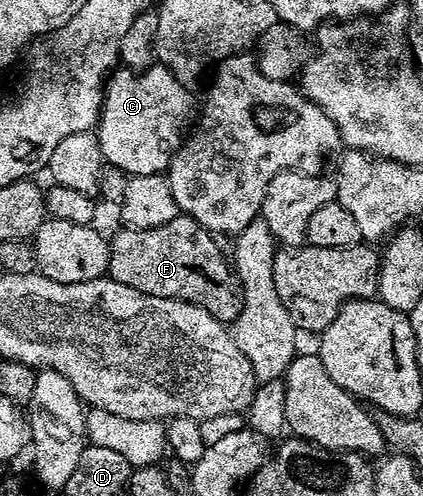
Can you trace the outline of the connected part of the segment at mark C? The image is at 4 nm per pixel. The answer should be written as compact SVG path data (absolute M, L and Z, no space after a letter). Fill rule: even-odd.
M164 64L138 71L118 68L106 82L97 124L104 160L130 176L162 174L182 146L193 105L190 93L190 88Z

